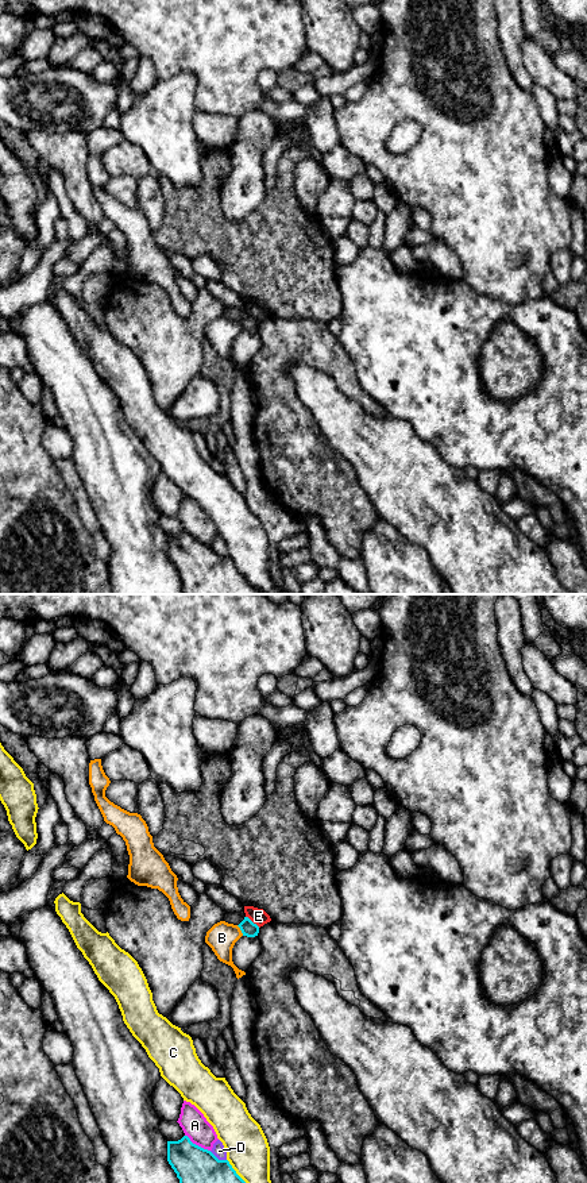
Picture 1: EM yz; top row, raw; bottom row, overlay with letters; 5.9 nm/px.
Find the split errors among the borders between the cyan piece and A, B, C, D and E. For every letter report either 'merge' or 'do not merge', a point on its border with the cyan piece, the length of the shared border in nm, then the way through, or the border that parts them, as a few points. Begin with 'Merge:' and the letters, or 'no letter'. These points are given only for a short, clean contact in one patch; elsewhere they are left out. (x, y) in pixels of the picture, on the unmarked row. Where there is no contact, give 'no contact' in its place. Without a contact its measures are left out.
Merge: no letter
A: do not merge | yz (197, 540) | 180 nm
B: do not merge | yz (240, 324) | 80 nm | along yz (236, 320), (243, 330)
C: do not merge | yz (243, 575) | 320 nm
D: do not merge | yz (216, 553) | 120 nm
E: do not merge | yz (251, 316) | 110 nm | along yz (246, 311), (259, 322)

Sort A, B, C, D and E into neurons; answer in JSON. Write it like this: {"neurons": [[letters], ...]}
{"neurons": [["A"], ["B"], ["C"], ["D"], ["E"]]}

